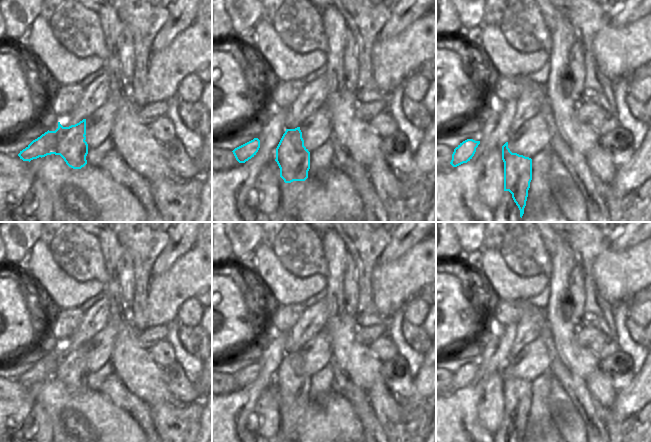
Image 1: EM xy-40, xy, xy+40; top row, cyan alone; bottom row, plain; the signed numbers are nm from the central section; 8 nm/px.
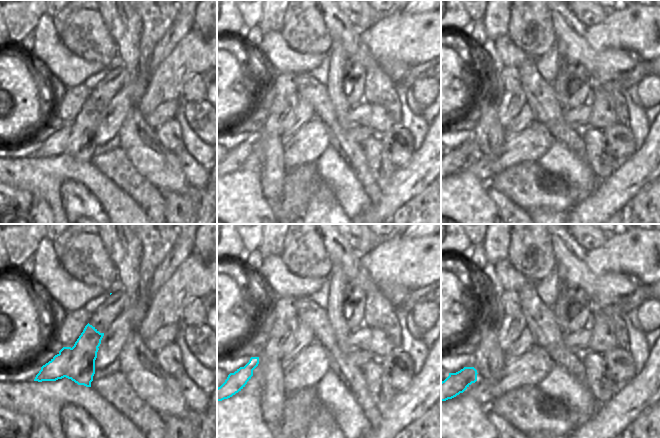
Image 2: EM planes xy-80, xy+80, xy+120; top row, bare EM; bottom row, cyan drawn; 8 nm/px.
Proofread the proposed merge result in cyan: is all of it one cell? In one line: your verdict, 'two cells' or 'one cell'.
two cells

